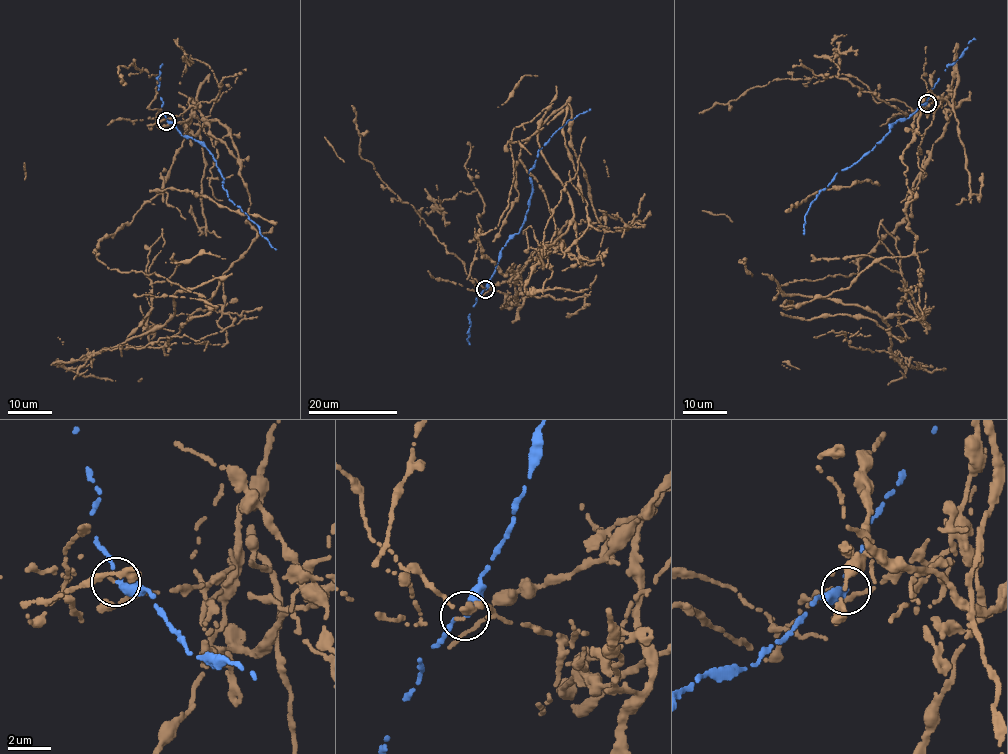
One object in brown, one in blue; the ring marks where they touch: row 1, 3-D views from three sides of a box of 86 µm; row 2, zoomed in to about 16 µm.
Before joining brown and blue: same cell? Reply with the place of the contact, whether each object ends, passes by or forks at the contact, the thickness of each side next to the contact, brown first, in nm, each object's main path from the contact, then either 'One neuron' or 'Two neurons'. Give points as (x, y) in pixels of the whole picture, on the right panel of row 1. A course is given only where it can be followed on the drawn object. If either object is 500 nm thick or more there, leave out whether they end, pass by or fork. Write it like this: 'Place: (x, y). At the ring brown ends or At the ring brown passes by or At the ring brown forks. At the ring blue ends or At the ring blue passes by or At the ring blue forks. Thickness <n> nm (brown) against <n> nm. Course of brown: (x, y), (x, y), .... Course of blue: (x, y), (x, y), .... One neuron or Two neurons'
Place: (927, 103). At the ring brown passes by. At the ring blue passes by. Thickness 80 nm (brown) against 280 nm. Course of brown: (928, 102), (954, 109), (912, 215), (857, 274), (777, 286), (920, 320), (905, 298), (902, 339), (780, 312). Course of blue: (927, 102), (921, 103), (908, 118), (898, 120), (872, 150), (837, 173), (812, 201), (804, 218), (804, 233). Two neurons

